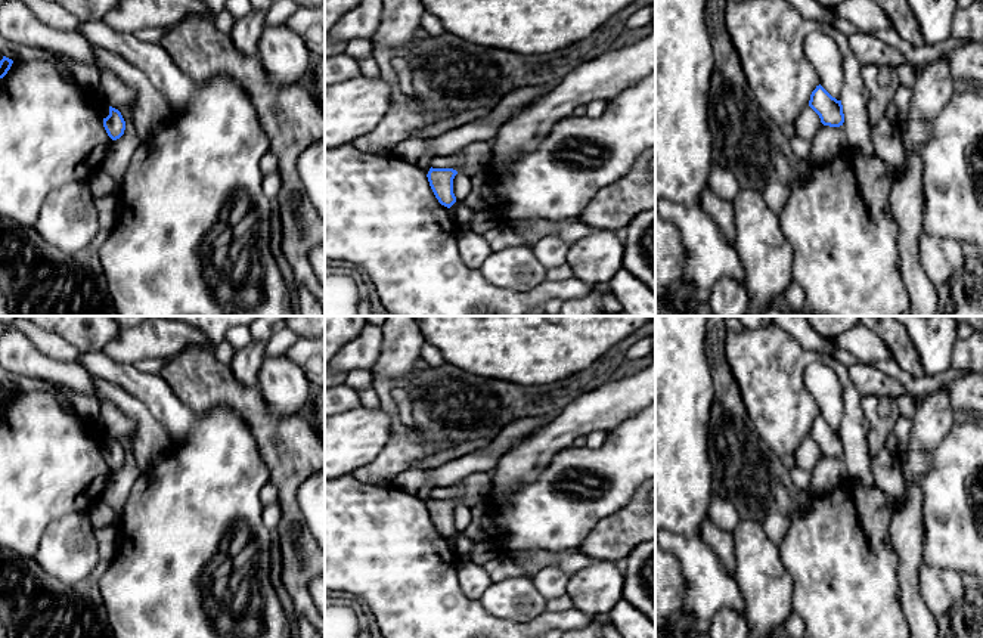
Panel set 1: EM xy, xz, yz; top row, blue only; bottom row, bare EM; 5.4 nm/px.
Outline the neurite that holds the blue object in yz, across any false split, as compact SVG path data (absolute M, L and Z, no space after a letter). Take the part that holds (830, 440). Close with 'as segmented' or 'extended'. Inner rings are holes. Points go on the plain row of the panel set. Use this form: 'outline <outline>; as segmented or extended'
outline M821 415L812 422L809 437L819 446L824 456L843 456L844 445L841 431L832 428Z; as segmented

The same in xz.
outline M430 499L427 508L430 517L438 530L438 533L447 539L450 539L456 533L456 527L453 524L453 510L458 505L453 499Z; as segmented

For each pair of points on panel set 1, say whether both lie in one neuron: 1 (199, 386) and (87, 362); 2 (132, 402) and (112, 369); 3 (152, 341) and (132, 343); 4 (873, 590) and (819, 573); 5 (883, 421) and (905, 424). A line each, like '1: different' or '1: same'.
1: different
2: different
3: same
4: same
5: different

